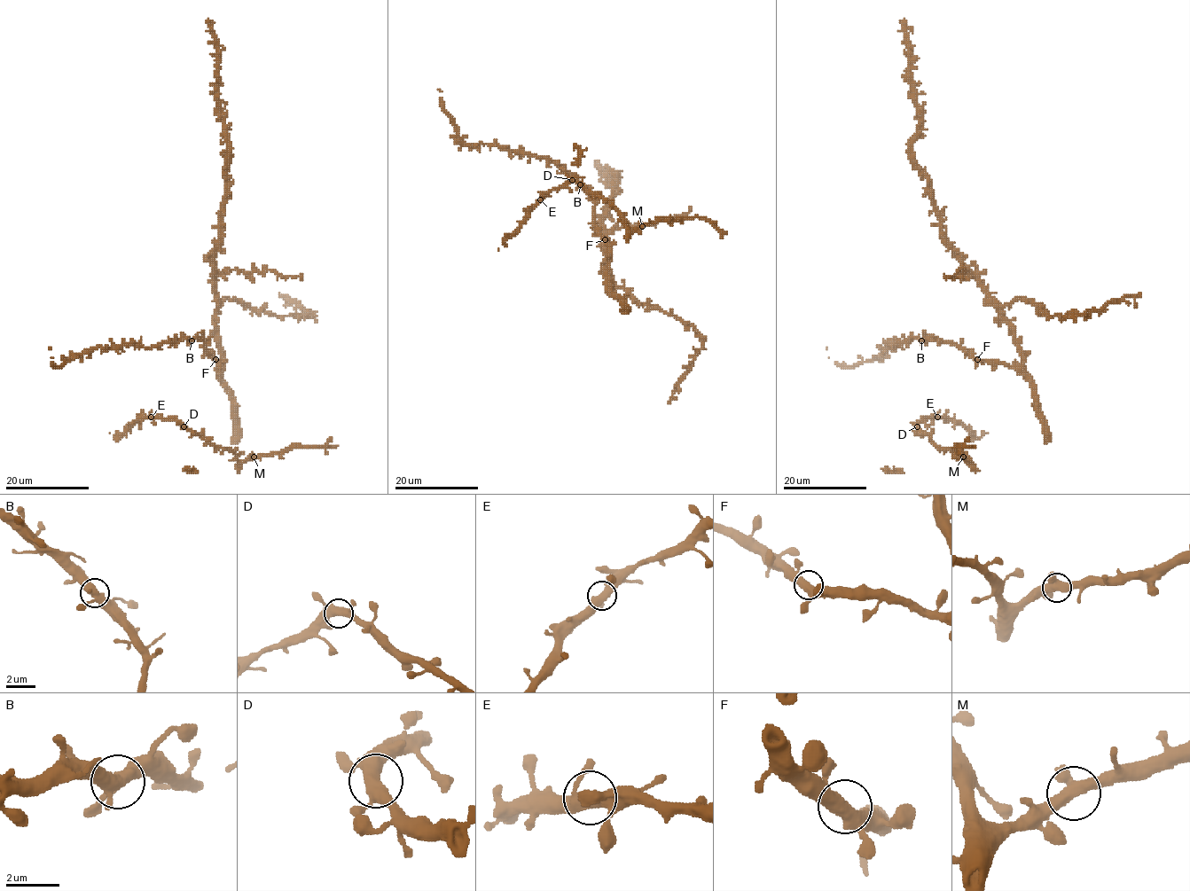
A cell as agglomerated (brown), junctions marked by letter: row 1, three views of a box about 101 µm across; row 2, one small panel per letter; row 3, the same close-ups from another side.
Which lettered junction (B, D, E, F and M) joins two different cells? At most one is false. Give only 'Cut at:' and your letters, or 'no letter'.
Cut at: no letter

